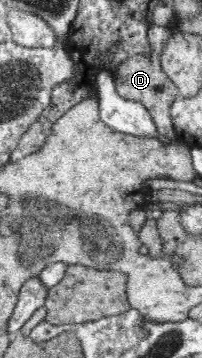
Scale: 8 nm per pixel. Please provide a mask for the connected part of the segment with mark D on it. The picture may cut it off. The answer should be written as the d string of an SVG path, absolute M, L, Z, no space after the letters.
M153 23L148 28L148 42L152 46L151 58L149 59L148 56L131 56L126 63L123 63L117 69L117 72L112 77L115 80L116 92L118 92L119 96L122 96L124 100L142 103L148 110L154 124L156 124L158 134L162 134L166 138L175 139L177 135L173 128L170 110L176 98L180 96L180 90L164 73L162 61L160 60L163 49L170 37L171 29L169 26L158 26Z

